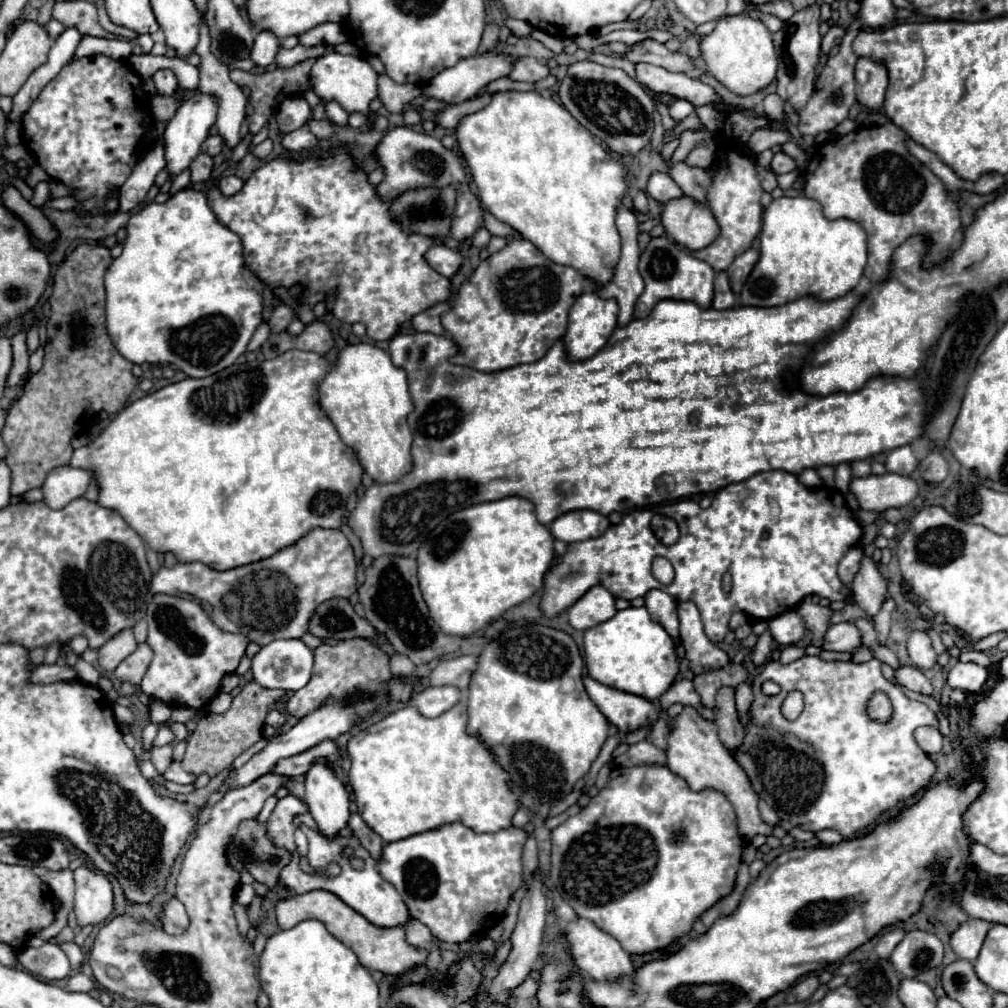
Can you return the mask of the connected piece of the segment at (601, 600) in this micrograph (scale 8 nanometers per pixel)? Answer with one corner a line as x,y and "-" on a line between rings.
595,585
593,589
589,589
589,593
585,593
585,597
581,597
581,601
577,601
567,611
571,627
583,631
611,619
615,613
615,597
603,585

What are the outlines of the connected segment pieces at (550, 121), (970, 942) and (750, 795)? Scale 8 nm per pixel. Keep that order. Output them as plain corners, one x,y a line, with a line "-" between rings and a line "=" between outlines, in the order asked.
535,91
495,93
485,109
461,119
457,141
471,167
481,203
489,213
541,247
541,253
551,261
577,269
595,285
611,281
621,249
615,215
627,191
627,169
613,161
609,151
563,105
=
981,919
965,921
951,935
951,947
957,953
957,957
965,957
967,961
975,961
989,929
991,929
991,923
987,923
987,921
981,921
=
689,705
677,717
673,717
667,725
667,763
669,763
669,769
681,775
693,791
717,789
725,795
735,809
739,835
745,841
755,837
757,833
771,835
771,827
759,815
757,795
751,789
751,783
745,777
745,771
735,763
735,759
729,755
729,751
719,741
715,721
703,719
699,711

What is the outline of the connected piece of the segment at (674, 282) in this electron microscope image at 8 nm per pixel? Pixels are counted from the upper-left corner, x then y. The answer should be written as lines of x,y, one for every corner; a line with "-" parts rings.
655,237
649,241
647,249
641,253
639,273
645,281
645,291
639,295
635,305
637,319
647,317
651,309
663,299
683,299
683,301
693,301
699,307
711,307
715,271
705,261
689,257
687,251
681,251
667,237

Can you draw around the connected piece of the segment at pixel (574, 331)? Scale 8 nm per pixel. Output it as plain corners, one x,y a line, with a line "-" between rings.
595,291
583,293
575,301
573,309
569,311
569,325
567,325
567,333
563,337
567,359
581,361
581,359
593,357
593,353
597,353
597,349
601,349
601,345
605,345
605,341
611,337
613,329
617,327
617,313
619,313
617,301
601,299

